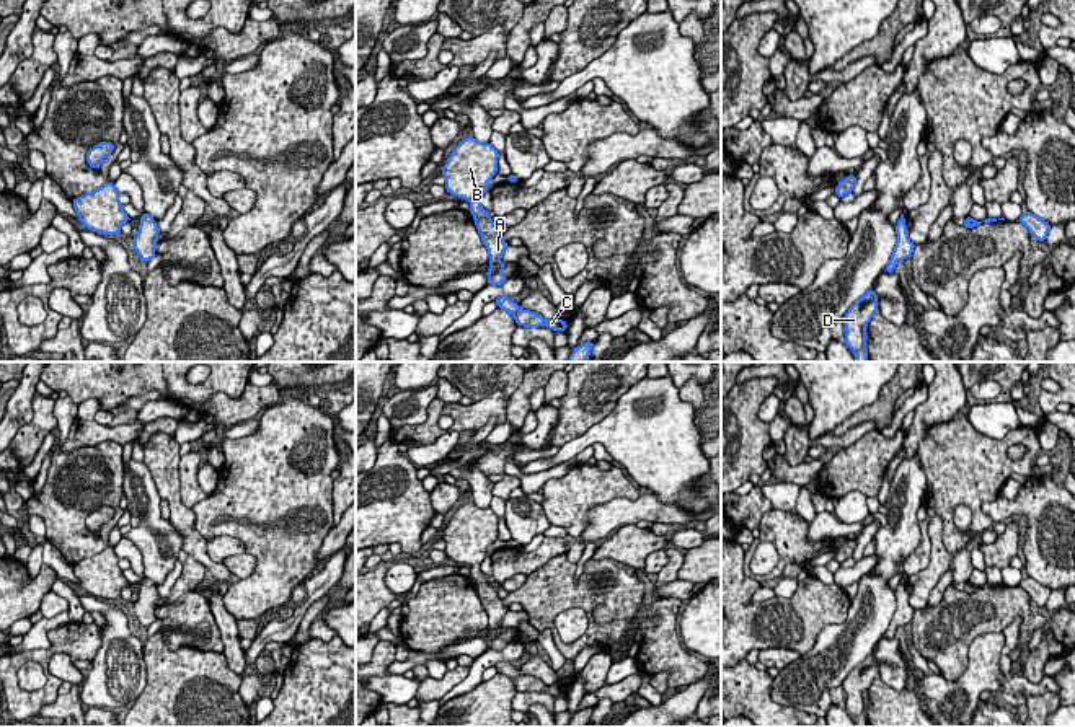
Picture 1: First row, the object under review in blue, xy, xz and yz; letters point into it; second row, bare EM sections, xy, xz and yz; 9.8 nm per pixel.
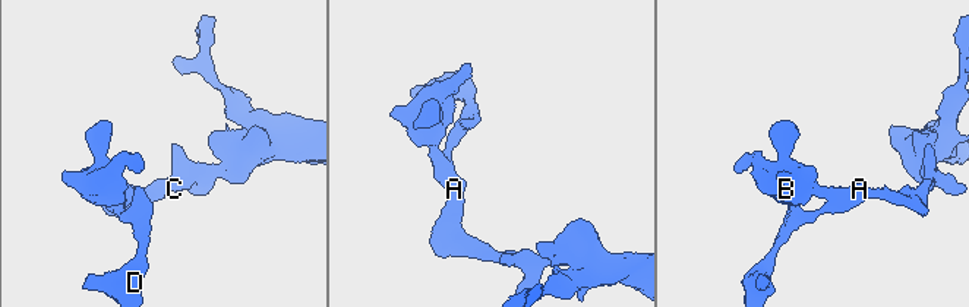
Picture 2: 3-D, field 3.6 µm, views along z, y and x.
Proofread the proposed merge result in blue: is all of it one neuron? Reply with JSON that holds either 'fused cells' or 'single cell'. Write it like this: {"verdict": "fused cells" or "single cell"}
{"verdict": "single cell"}

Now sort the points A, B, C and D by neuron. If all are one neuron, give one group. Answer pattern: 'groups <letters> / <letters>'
groups A B C D

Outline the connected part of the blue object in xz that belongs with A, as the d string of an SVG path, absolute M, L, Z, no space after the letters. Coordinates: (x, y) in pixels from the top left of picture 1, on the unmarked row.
M467 502L452 515L440 536L445 543L445 556L471 567L468 577L475 580L475 590L489 619L491 632L484 637L486 650L501 650L507 644L501 637L506 628L499 624L509 608L502 605L489 579L481 572L488 548L498 538L498 523L499 517L491 507L481 509L475 502Z

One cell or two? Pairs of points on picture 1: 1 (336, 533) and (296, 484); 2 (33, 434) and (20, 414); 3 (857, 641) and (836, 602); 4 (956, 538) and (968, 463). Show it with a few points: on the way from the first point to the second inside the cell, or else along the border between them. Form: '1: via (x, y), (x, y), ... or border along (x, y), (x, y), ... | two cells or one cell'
1: border along (333, 527), (317, 553), (317, 561) | two cells
2: border along (36, 393), (33, 398), (33, 416), (17, 432) | two cells
3: border along (852, 600), (847, 616), (827, 623), (816, 643) | two cells
4: via (948, 520), (948, 484), (951, 481) | one cell

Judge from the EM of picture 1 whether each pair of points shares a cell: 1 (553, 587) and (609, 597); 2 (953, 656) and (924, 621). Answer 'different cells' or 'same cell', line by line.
1: same cell
2: same cell

